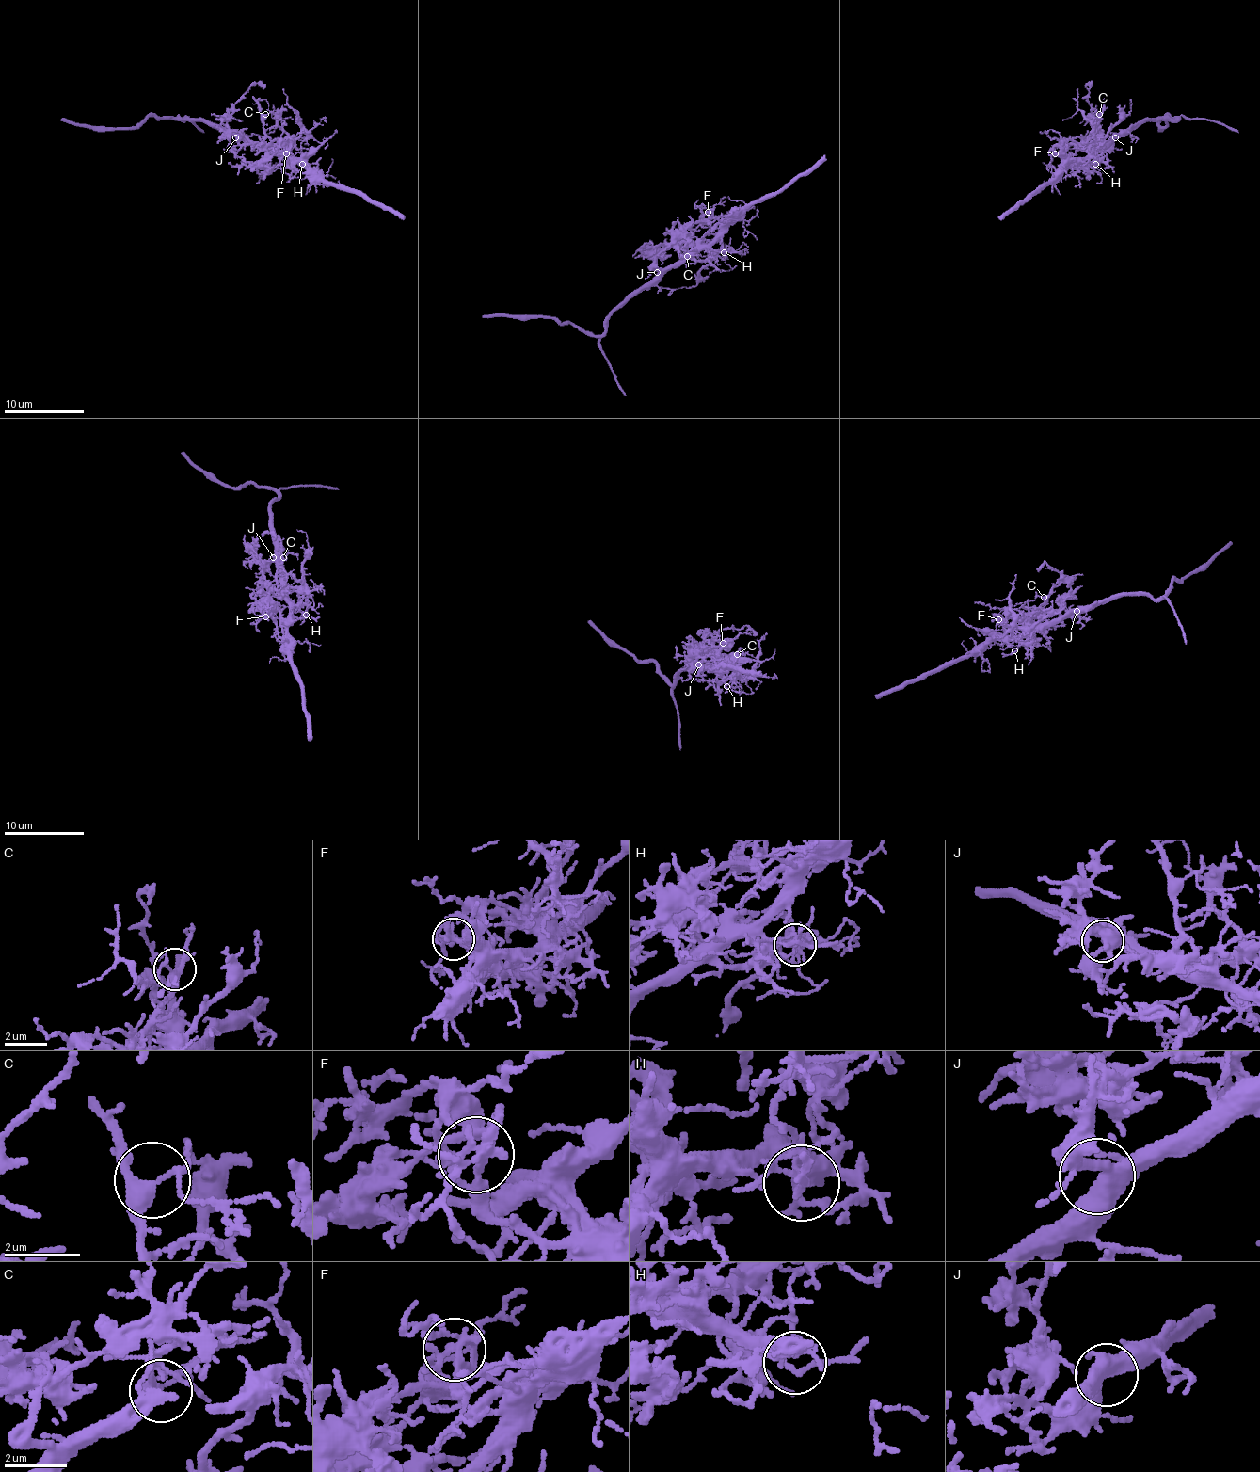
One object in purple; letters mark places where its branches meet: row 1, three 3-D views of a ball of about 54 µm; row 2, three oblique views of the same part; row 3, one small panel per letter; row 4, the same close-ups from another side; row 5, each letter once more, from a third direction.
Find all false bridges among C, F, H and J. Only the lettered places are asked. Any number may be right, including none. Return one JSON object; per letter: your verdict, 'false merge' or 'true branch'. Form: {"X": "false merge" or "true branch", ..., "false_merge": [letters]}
{"C": "true branch", "F": "true branch", "H": "true branch", "J": "true branch", "false_merge": []}

